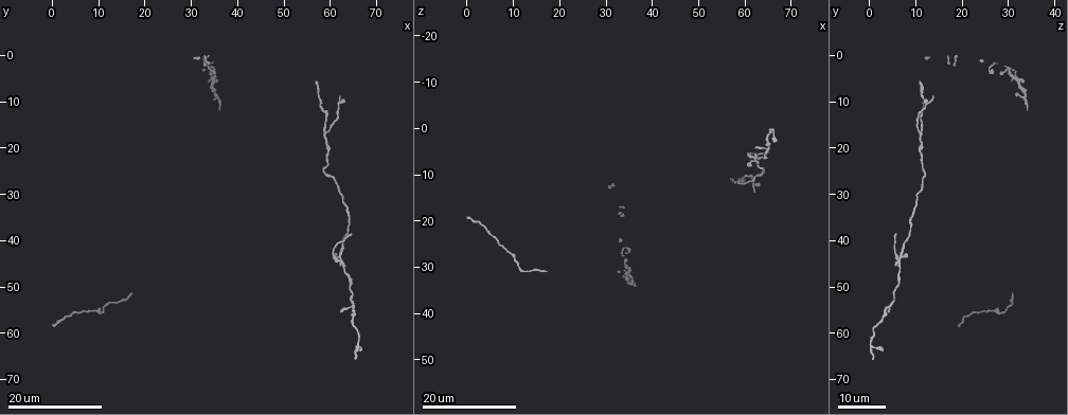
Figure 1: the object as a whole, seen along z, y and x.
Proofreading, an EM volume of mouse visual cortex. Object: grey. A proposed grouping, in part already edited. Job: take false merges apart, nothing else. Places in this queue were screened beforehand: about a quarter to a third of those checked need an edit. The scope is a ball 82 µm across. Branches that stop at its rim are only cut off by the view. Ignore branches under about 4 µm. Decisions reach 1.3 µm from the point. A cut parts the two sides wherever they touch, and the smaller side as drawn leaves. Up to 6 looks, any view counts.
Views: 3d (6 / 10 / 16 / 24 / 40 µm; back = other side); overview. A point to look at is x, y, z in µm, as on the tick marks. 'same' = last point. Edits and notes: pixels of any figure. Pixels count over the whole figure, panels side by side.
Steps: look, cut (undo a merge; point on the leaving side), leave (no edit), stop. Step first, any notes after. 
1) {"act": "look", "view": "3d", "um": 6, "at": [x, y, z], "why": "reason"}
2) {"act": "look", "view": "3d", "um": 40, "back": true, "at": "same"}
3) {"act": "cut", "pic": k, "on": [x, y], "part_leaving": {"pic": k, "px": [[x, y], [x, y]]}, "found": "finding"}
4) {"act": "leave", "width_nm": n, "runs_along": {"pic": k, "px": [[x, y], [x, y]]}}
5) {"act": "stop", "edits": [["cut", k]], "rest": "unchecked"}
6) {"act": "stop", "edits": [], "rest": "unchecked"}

{"act": "look", "view": "3d", "um": 24, "at": [65.0, 54.0, 4.5]}

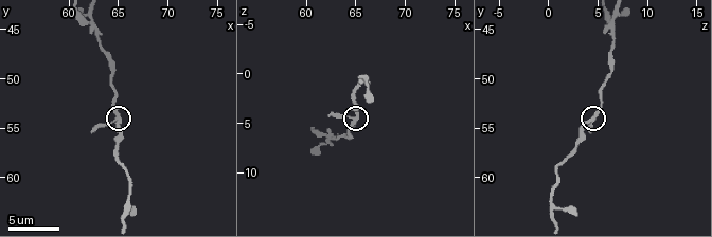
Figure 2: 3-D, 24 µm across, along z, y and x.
{"act": "look", "view": "3d", "um": 6, "at": [64.8, 54.0, 4.6]}

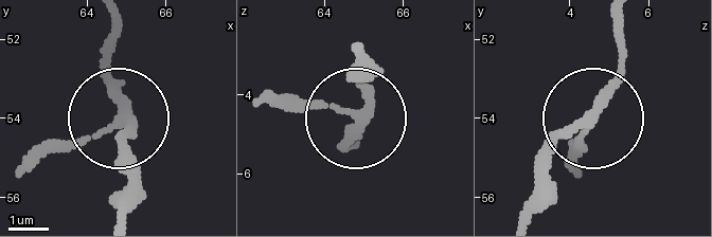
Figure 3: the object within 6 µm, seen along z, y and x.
{"act": "look", "view": "3d", "um": 6, "back": true, "at": [64.95, 54.05, 4.50]}

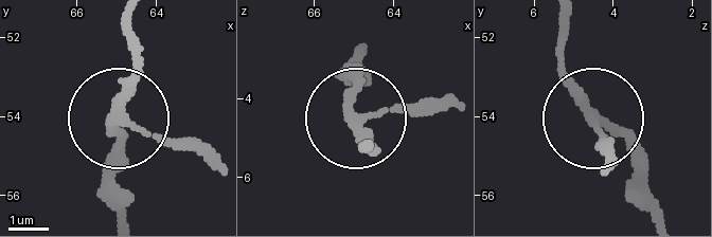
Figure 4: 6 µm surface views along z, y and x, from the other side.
{"act": "leave", "runs_along": {"pic": 4, "px": [[130, 20], [110, 189]]}, "found": "all the same cell"}

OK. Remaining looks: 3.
{"act": "look", "view": "3d", "um": 10, "at": [61.6, 44.4, 6.2], "why": "four-way junction"}

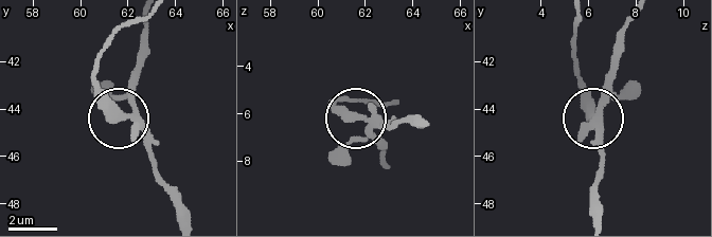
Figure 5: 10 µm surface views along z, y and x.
{"act": "cut", "pic": 5, "on": [587, 90], "width_nm": 360, "part_leaving": {"pic": 5, "px": [[591, 116], [573, 70], [575, 19]]}, "found": "a second cell is stuck on"}

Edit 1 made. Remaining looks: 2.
{"act": "stop", "edits": [["cut", 5]], "rest": "unchecked"}

